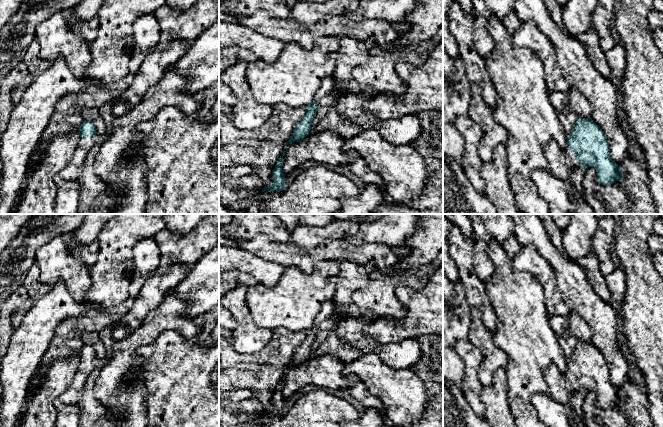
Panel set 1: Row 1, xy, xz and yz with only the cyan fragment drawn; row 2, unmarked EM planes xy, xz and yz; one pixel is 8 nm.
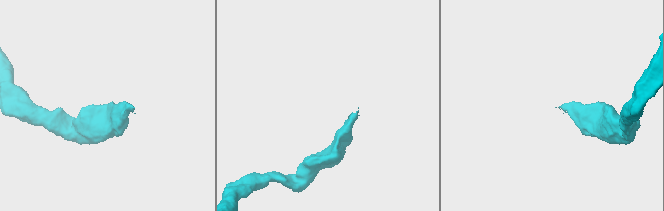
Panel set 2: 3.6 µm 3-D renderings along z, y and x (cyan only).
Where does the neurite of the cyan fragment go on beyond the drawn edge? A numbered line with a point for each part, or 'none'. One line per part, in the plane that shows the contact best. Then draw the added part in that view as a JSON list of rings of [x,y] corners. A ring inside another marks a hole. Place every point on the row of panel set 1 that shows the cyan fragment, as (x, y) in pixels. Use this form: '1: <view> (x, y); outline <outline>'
1: xy (71, 171); outline [[[81,137],[71,161],[58,173],[65,181],[77,179],[89,152],[94,148],[94,137]]]

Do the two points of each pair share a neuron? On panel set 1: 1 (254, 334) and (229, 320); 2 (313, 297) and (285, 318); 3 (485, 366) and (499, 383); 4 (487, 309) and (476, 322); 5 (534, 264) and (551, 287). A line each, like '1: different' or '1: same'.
1: different
2: same
3: different
4: different
5: same

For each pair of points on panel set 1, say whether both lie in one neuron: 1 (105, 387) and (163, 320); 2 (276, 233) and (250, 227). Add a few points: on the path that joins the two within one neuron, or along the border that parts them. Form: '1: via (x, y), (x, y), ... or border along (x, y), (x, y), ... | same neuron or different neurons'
1: via (117, 369), (123, 361), (124, 353), (145, 334) | same neuron
2: via (270, 227), (256, 227) | same neuron

